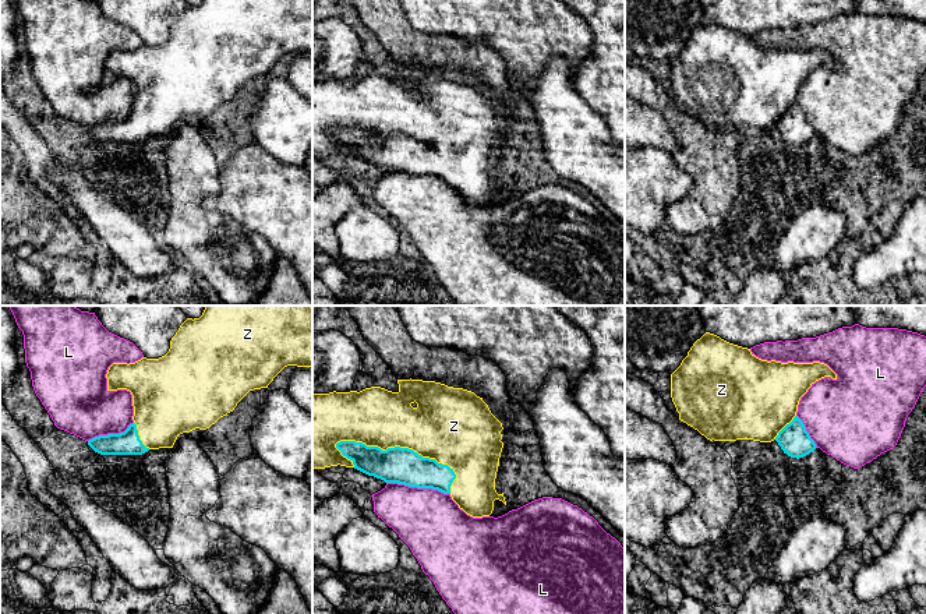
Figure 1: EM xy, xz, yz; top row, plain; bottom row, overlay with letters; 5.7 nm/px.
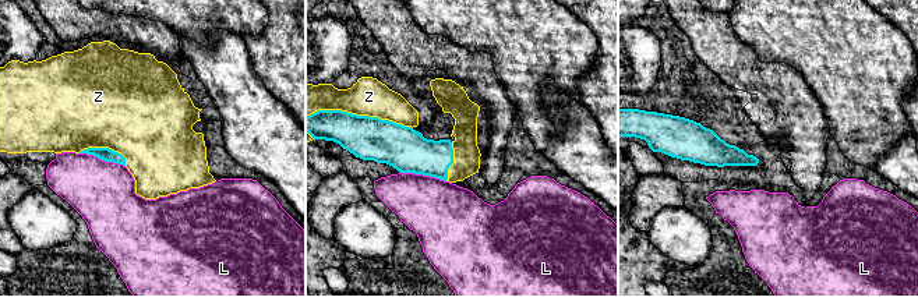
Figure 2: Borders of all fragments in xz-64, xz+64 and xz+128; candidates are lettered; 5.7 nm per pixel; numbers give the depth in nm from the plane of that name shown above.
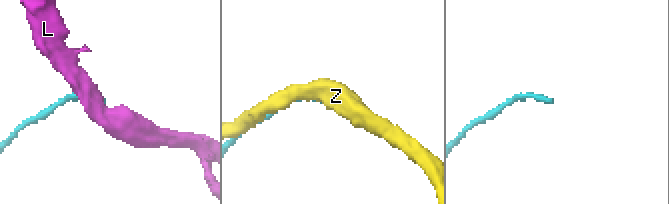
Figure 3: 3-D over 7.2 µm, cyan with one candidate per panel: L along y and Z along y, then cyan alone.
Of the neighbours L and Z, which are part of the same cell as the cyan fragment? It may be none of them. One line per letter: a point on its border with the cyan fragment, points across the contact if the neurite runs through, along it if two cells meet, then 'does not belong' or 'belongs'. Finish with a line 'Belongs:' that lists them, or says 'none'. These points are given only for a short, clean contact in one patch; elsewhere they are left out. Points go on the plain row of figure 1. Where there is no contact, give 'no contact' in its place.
L: xz (419, 175) | along xz (386, 169), (431, 175), (449, 182) | does not belong
Z: xz (405, 136) | belongs
Belongs: Z

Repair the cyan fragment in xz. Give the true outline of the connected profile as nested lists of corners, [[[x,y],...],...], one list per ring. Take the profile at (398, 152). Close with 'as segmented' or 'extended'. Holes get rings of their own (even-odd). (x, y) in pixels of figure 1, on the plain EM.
[[[340,128],[336,131],[336,135],[343,144],[353,149],[354,156],[381,166],[385,170],[397,170],[417,176],[432,176],[443,181],[450,181],[450,173],[456,166],[453,156],[448,152],[438,151],[435,147],[423,145],[409,135],[395,134],[382,138],[378,134],[367,134],[365,131],[356,128]]]; as segmented

